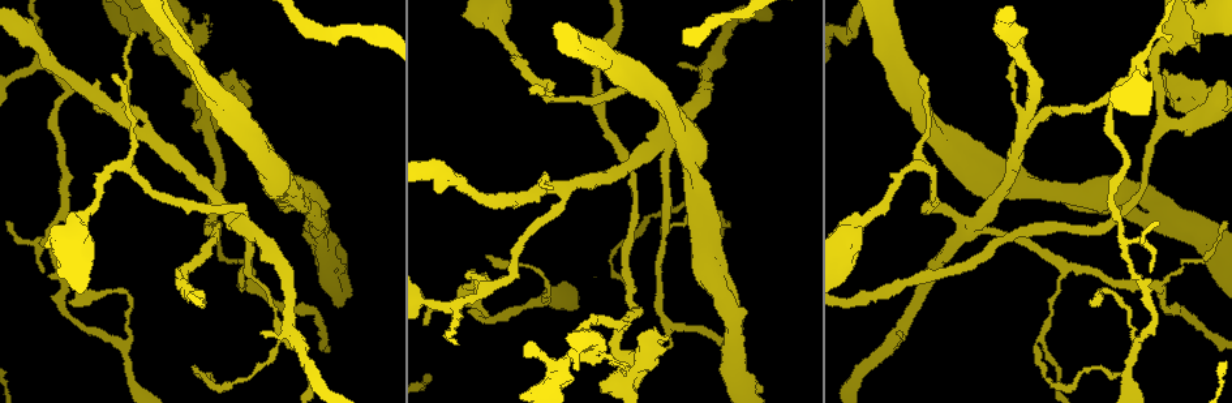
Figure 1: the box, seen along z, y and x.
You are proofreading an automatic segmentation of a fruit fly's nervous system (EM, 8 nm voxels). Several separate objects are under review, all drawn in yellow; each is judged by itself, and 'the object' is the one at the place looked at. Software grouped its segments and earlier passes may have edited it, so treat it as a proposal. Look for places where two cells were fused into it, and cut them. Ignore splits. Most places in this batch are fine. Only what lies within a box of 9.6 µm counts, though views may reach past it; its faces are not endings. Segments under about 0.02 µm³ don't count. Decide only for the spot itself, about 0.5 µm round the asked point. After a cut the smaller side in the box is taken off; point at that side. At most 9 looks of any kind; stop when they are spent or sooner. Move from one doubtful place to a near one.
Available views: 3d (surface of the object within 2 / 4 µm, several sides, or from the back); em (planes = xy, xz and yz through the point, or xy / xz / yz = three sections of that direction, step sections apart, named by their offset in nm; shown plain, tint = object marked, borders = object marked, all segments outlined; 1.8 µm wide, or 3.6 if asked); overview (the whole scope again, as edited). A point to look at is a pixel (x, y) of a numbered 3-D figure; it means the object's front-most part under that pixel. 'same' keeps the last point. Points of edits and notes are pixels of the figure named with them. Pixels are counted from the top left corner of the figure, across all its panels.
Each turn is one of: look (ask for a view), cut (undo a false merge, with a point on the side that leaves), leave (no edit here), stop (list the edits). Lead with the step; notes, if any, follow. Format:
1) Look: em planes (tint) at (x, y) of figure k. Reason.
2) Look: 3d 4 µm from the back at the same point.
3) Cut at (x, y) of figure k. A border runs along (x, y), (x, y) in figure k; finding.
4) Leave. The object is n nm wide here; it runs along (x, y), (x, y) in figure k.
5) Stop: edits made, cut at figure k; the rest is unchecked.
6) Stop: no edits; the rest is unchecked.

Look: em yz step 4 (tint) at (160, 34) of figure 1. Sharp bend.

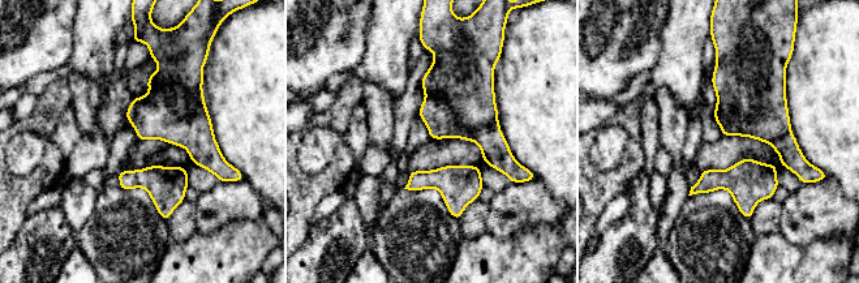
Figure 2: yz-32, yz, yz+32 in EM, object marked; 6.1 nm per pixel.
Look: em planes (tint) at the same point.

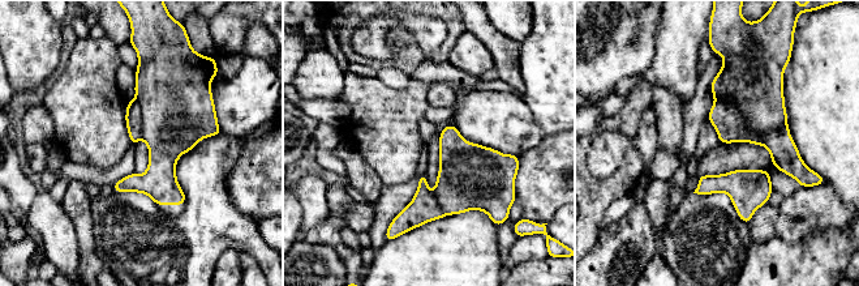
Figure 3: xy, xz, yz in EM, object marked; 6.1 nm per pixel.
Cut at (727, 119) of figure 3. The object is 190 nm wide here; the part that leaves runs along (716, 106), (794, 174) in figure 3; two cells meet here.

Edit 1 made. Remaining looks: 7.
Look: overview. See it whole again.

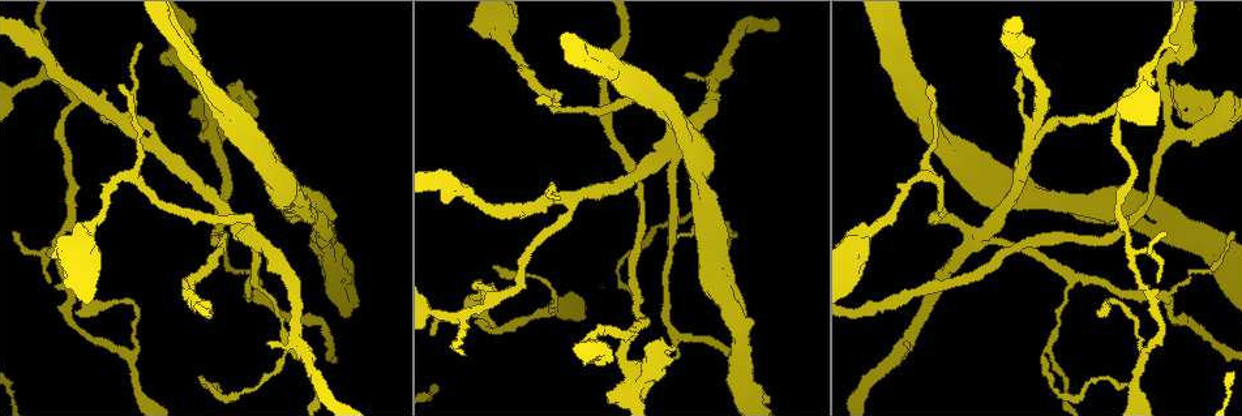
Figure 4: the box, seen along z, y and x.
Look: em 3.6 µm xy step 16 (plain) at (1208, 249) of figure 4. Three-way junction.

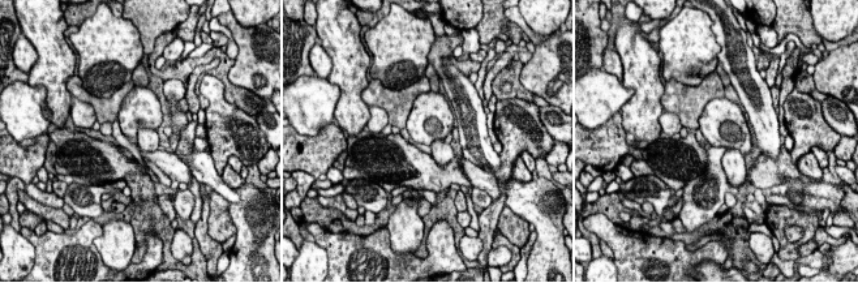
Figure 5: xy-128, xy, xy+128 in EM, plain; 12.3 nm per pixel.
Look: em 3.6 µm xy step 16 (tint) at the same point.

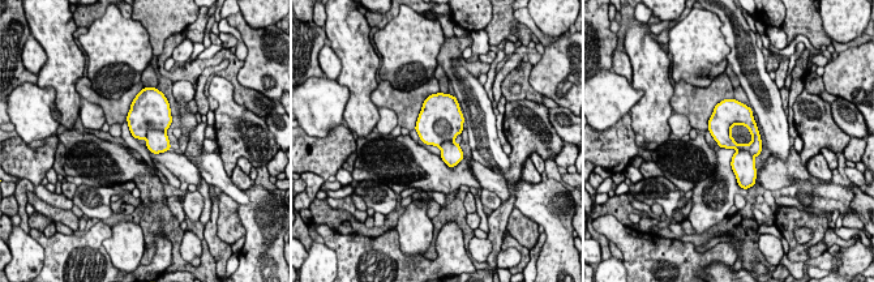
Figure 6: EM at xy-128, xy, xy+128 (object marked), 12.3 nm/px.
Leave. It runs along (727, 102), (725, 137), (741, 153), (741, 172) in figure 6; one cell here.

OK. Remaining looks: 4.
Look: 3d 4 µm at (1166, 293) of figure 4. Sharp bend.

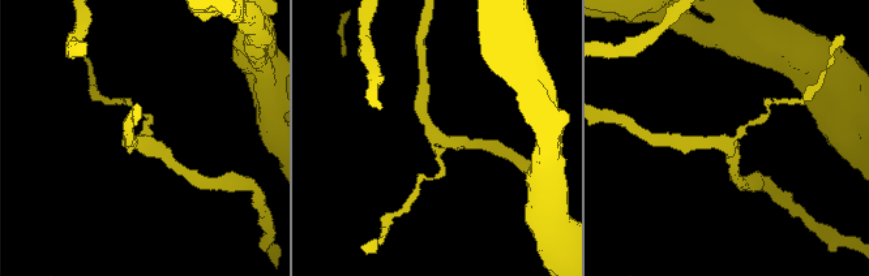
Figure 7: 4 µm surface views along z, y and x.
Look: em 3.6 µm xy step 16 (tint) at (144, 141) of figure 7.

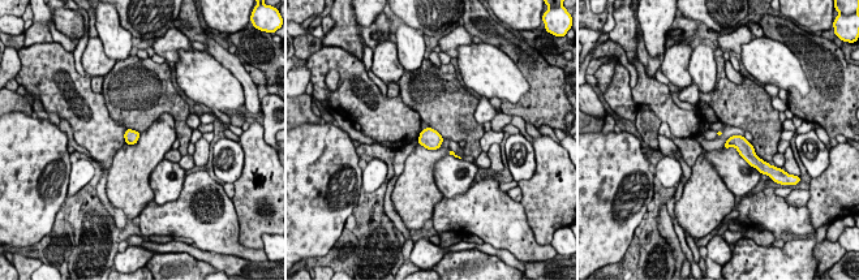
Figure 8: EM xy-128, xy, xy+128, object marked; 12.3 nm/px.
Leave. All the same cell.

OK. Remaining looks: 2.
Look: em 3.6 µm planes (tint) at (255, 104) of figure 4.

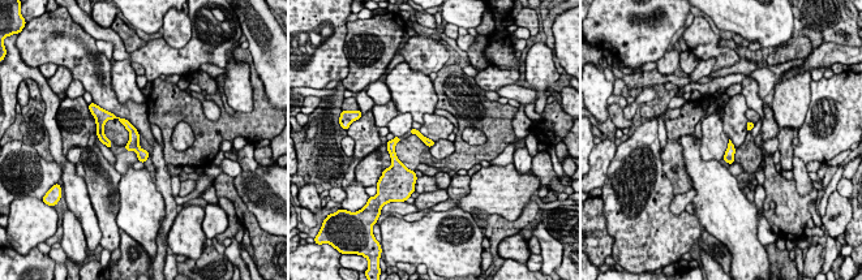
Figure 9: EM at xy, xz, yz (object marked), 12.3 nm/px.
Leave. The object is 90 nm wide here; it runs along (412, 130), (432, 143) in figure 9; all the same cell.

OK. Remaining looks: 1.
Stop: edits made, cut at figure 3; the rest is unchecked.

